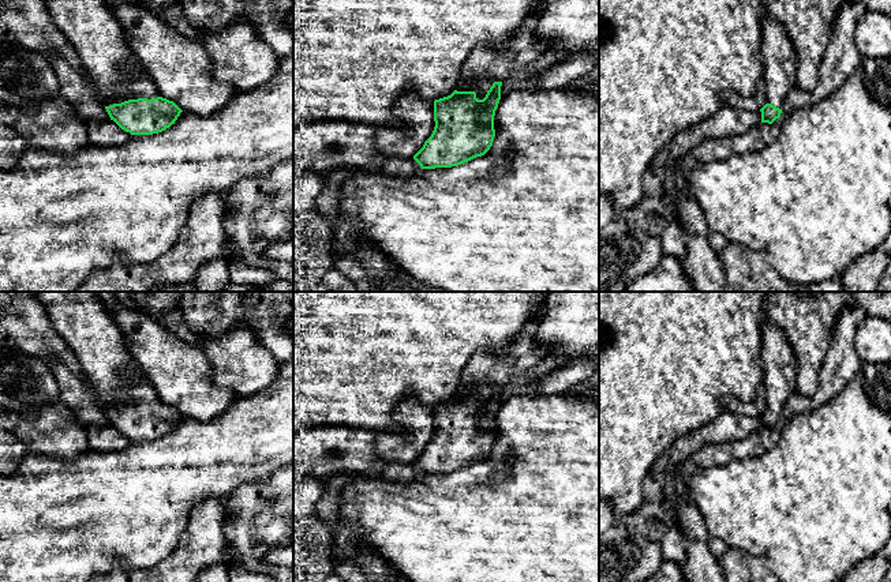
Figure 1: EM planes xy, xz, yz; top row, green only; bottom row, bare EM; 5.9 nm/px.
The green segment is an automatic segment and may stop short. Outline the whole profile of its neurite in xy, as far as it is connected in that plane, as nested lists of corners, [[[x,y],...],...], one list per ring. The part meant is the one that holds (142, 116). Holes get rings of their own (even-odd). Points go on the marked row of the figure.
[[[44,0],[44,3],[57,29],[75,48],[111,120],[131,135],[153,135],[175,124],[183,110],[173,101],[162,98],[149,76],[127,74],[126,65],[131,50],[106,0]]]

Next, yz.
[[[765,14],[761,19],[761,55],[767,95],[767,104],[760,109],[761,123],[772,124],[780,117],[786,95],[797,86],[797,65],[794,48],[783,26]]]

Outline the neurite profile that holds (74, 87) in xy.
[[[55,57],[52,65],[60,83],[60,95],[74,106],[82,121],[111,119],[82,71],[75,70],[63,57]]]

